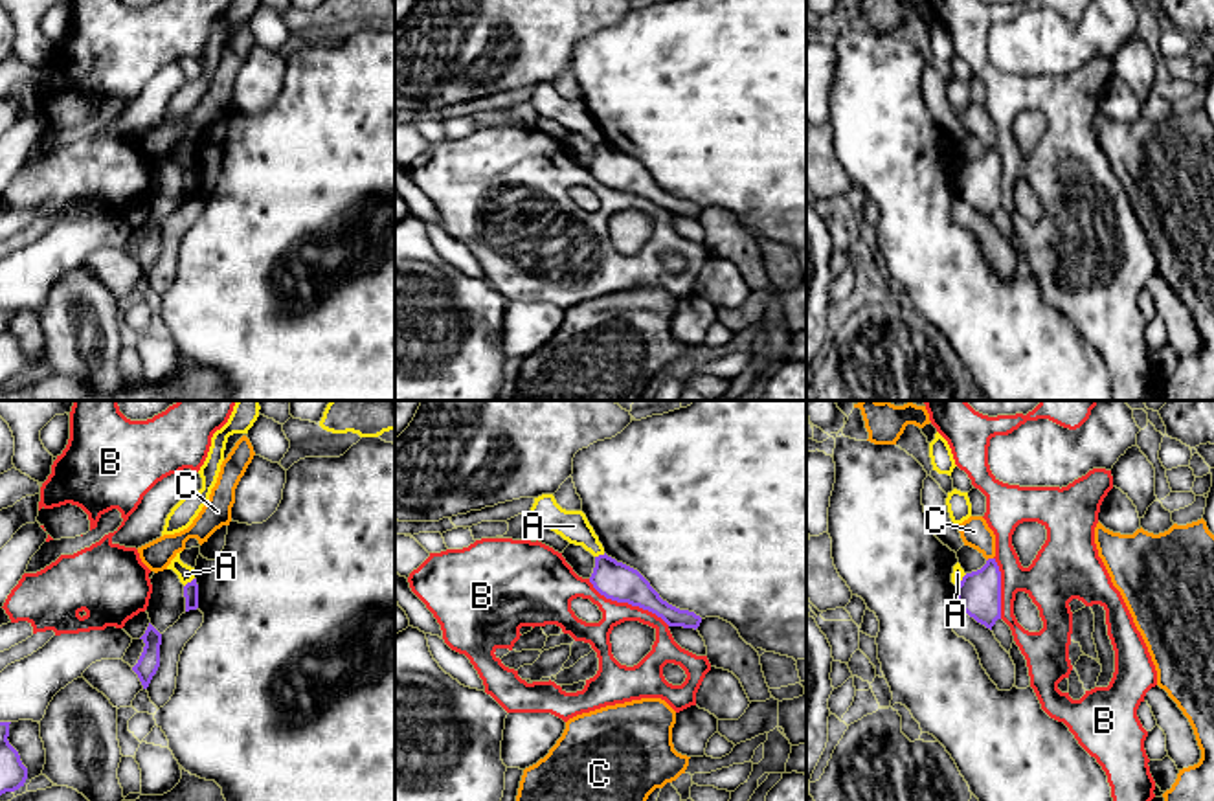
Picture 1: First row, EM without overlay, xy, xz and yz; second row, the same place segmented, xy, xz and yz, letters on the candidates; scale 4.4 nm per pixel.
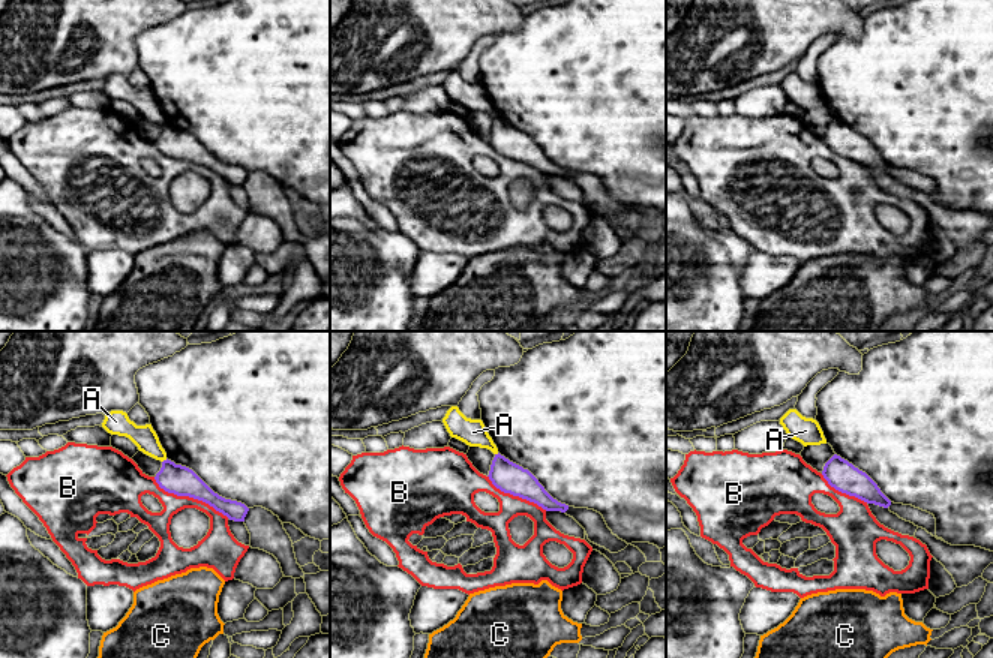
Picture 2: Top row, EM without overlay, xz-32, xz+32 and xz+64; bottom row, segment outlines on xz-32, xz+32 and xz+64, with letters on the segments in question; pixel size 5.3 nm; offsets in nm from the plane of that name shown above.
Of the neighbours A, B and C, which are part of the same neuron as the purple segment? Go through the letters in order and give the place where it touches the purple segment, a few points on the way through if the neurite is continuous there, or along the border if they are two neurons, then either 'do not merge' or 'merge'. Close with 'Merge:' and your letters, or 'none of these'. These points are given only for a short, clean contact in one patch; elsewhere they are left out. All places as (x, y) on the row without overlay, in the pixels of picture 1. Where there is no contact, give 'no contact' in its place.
A: yz (961, 169) | along yz (966, 162), (957, 175) | do not merge
B: xz (629, 191) | do not merge
C: yz (989, 147) | do not merge
Merge: none of these

